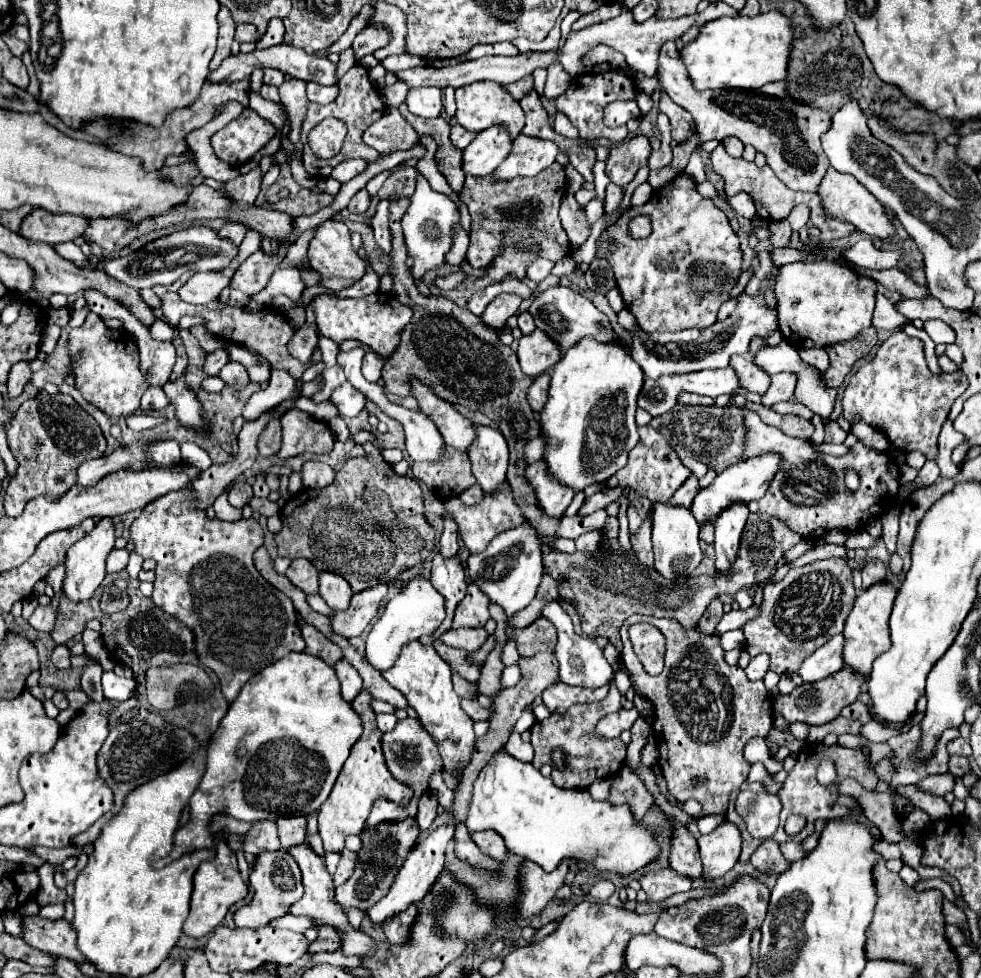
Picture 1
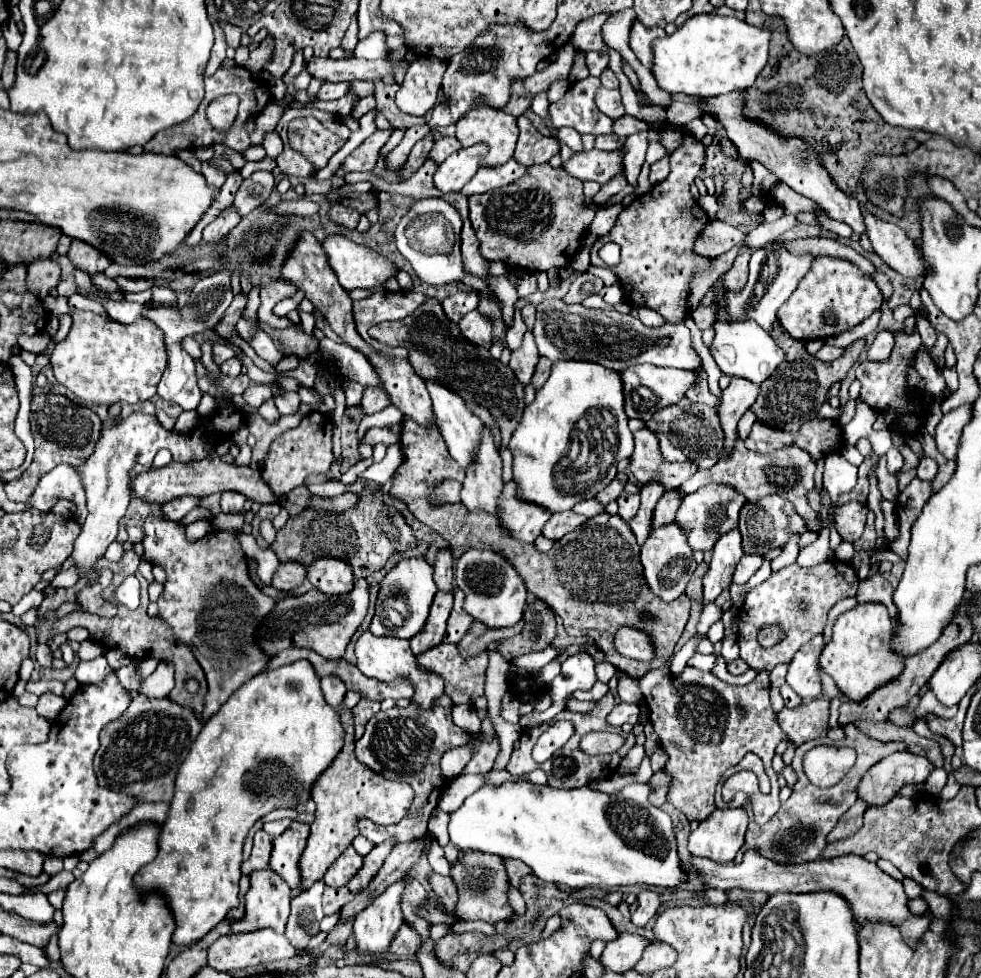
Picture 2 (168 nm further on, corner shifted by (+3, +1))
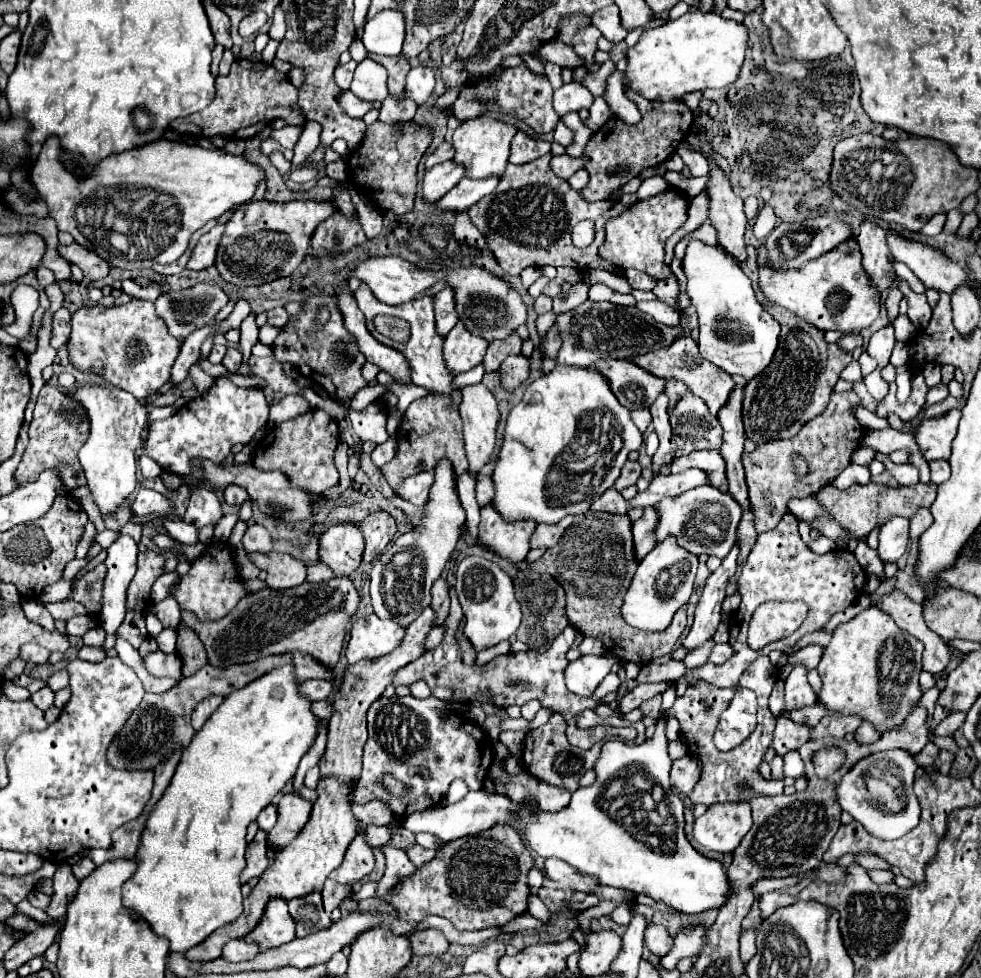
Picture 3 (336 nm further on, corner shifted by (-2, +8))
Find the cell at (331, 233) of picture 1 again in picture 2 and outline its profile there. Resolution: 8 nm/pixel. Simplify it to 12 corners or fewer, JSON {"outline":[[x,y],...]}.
{"outline":[[340,233],[328,263],[353,301],[383,292],[396,263]]}

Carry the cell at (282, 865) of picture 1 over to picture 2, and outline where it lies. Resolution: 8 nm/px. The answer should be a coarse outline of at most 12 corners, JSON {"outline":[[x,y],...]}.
{"outline":[[270,867],[250,875],[234,933],[284,933],[292,889]]}

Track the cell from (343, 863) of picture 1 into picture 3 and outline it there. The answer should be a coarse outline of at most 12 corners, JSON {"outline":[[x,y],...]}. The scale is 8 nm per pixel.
{"outline":[[359,836],[329,878],[357,884],[375,866],[373,850]]}

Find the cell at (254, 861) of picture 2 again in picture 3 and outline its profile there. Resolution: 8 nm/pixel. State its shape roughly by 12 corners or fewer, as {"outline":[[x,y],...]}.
{"outline":[[259,830],[247,846],[241,884],[259,878],[267,866],[267,832]]}

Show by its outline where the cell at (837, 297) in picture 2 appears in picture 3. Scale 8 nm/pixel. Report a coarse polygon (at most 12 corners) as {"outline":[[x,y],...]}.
{"outline":[[847,240],[795,270],[761,266],[759,288],[819,330],[863,330],[879,296]]}

